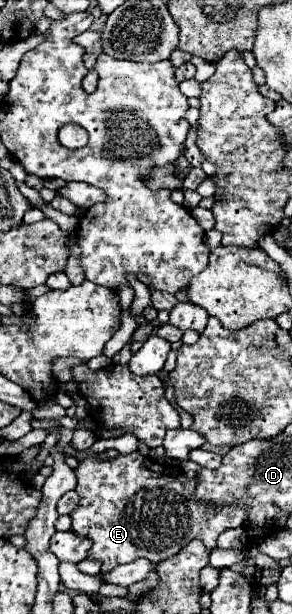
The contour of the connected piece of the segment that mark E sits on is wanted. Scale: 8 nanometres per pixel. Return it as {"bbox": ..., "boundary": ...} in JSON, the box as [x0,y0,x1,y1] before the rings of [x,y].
{"bbox":[48,426,246,574],"boundary":[[[50,426],[48,432],[58,432],[58,448],[70,456],[84,456],[74,470],[80,494],[78,508],[70,514],[72,530],[92,540],[88,558],[102,564],[102,574],[108,574],[118,564],[134,562],[136,558],[148,558],[162,562],[178,554],[188,542],[202,540],[206,548],[216,546],[216,538],[230,528],[238,528],[246,520],[246,510],[240,506],[220,508],[206,502],[192,500],[196,480],[188,480],[178,468],[172,470],[142,456],[138,450],[132,454],[118,454],[114,460],[102,460],[100,452],[74,450],[72,430],[64,426]]]}

